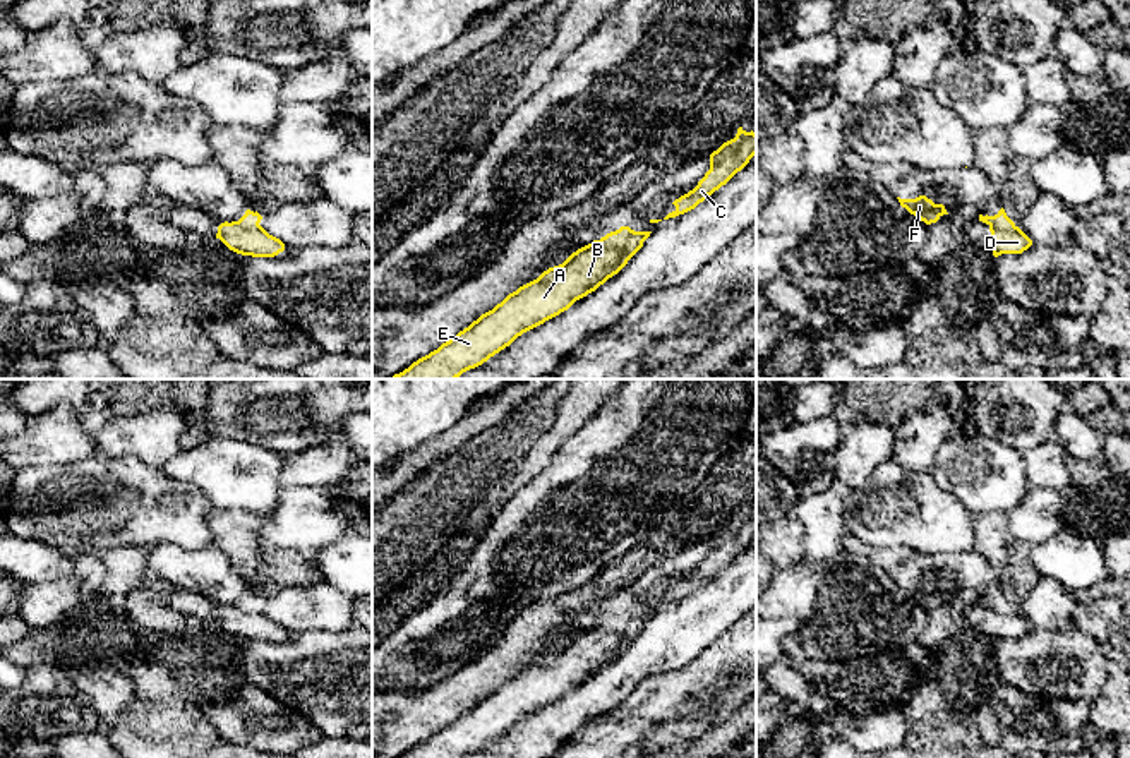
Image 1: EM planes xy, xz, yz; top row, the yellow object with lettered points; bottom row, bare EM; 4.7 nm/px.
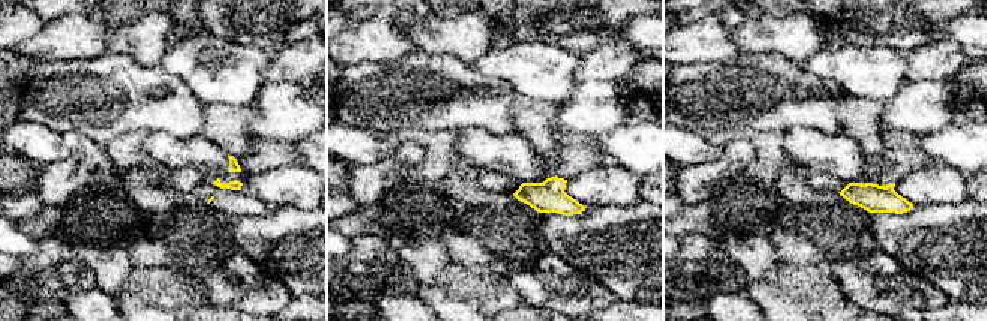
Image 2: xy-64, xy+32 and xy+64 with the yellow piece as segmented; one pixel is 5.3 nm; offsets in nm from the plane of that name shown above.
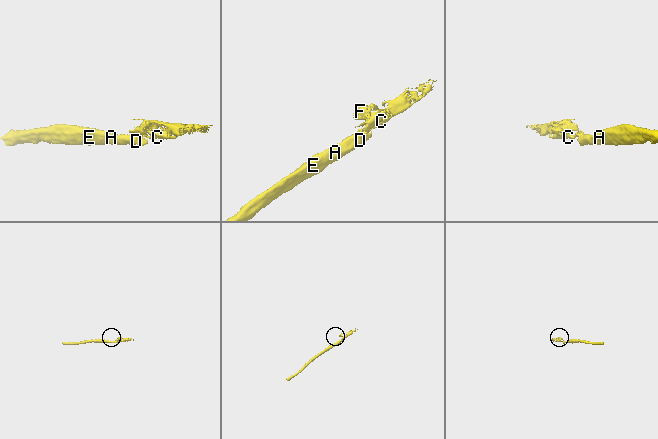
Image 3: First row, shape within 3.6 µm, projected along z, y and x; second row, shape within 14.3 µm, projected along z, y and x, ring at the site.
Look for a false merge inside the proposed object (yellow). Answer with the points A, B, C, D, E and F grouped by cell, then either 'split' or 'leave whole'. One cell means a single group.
A B D E / C F | split

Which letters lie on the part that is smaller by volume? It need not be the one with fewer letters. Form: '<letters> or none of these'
C, F

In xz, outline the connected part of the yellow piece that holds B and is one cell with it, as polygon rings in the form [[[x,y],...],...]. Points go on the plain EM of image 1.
[[[621,611],[578,633],[400,758],[463,758],[482,749],[518,720],[568,695],[617,659],[650,617]]]

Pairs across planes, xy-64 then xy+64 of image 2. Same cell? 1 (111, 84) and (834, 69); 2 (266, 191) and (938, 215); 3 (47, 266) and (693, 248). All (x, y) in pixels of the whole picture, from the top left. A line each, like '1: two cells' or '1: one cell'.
1: two cells
2: two cells
3: one cell

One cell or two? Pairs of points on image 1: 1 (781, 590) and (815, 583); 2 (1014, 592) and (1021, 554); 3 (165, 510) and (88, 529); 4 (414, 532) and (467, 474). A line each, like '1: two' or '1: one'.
1: one
2: one
3: one
4: one

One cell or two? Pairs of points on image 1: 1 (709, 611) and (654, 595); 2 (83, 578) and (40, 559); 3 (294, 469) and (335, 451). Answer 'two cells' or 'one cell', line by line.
1: two cells
2: two cells
3: one cell

